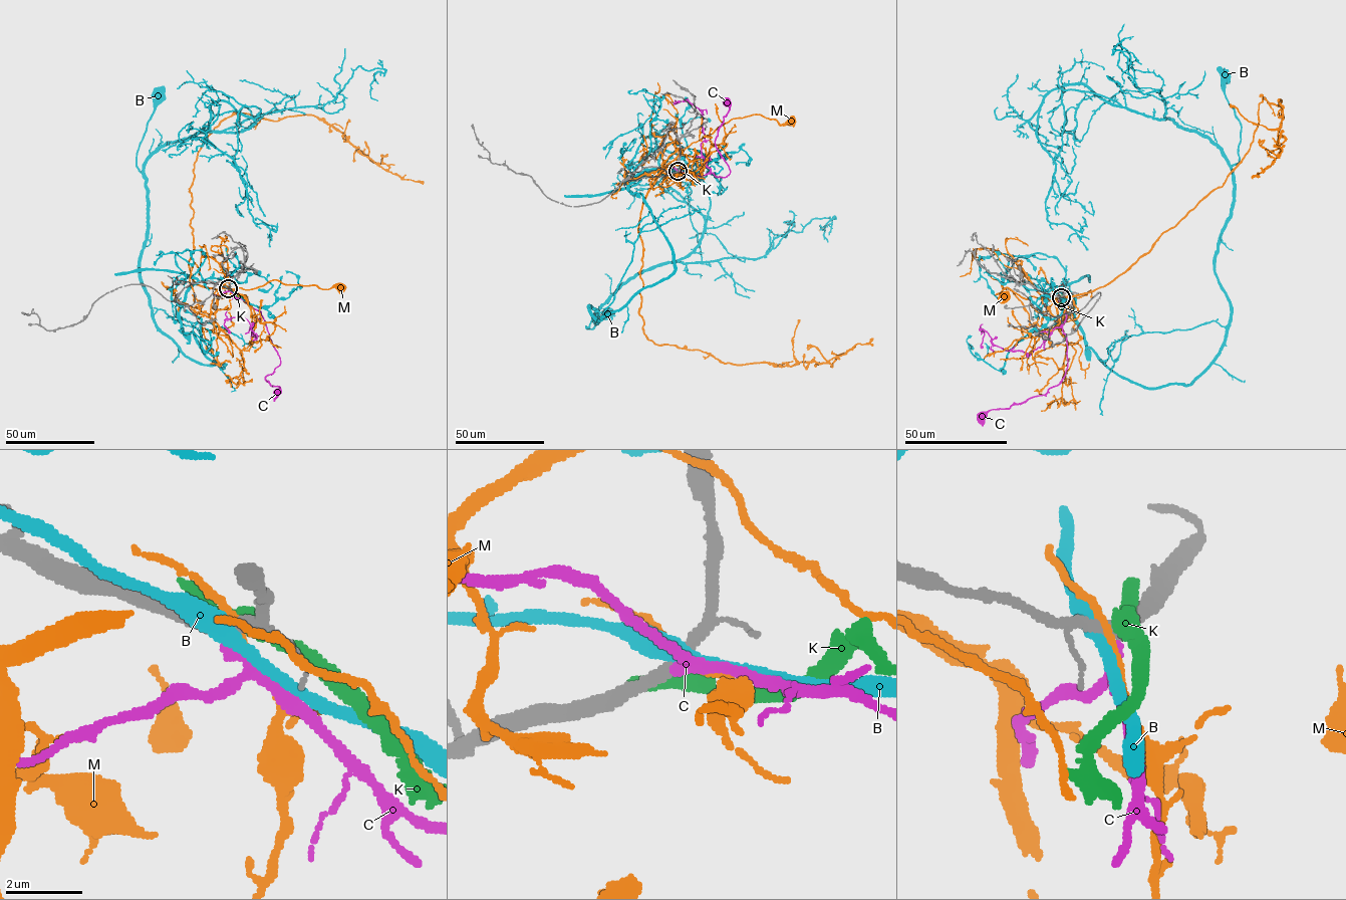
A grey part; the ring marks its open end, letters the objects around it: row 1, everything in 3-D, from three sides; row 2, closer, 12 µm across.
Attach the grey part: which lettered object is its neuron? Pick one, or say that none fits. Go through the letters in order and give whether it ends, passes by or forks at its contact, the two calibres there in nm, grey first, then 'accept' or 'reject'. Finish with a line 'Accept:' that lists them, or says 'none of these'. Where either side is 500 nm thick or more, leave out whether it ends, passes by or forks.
B: it passes by; 320 nm thick on the grey side, 440 nm on the other; reject
C: it passes by; 320 nm thick on the grey side, 220 nm on the other; accept
K: it passes by; 360 nm thick on the grey side, 440 nm on the other; reject
M: it passes by; 320 nm thick on the grey side, 170 nm on the other; reject
Accept: C

